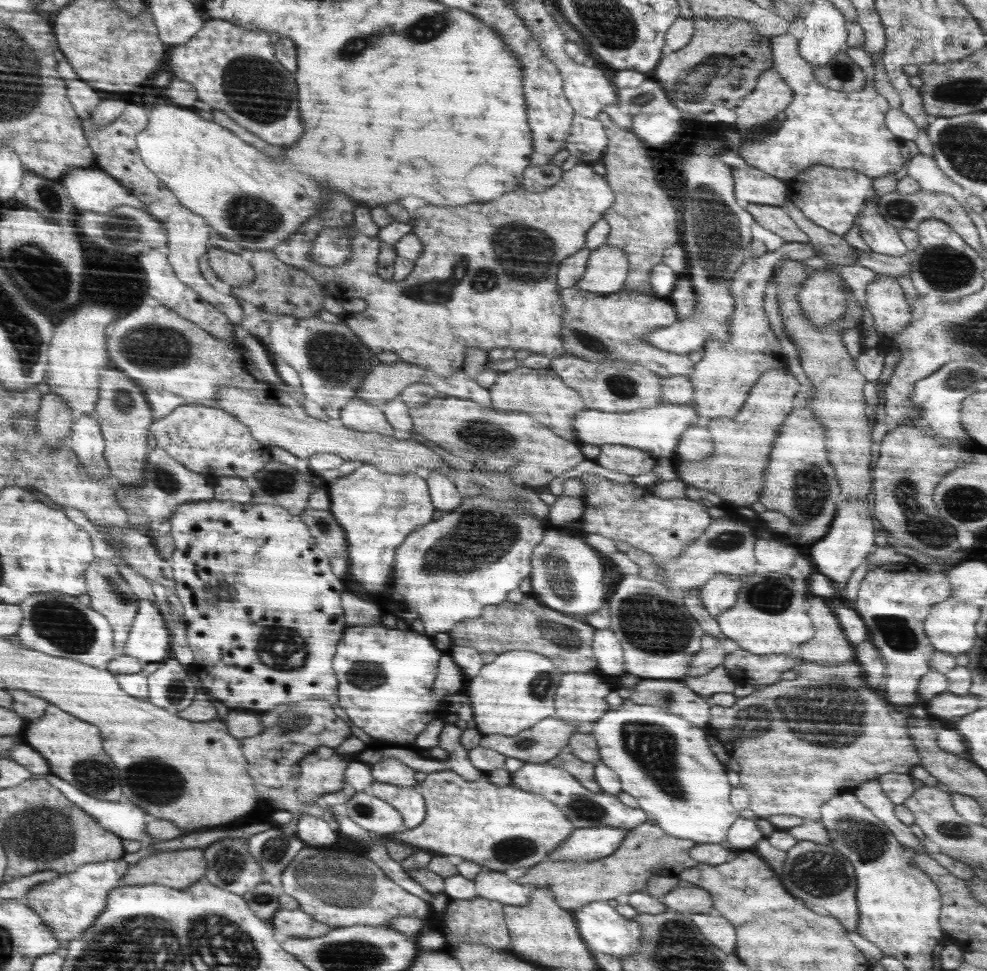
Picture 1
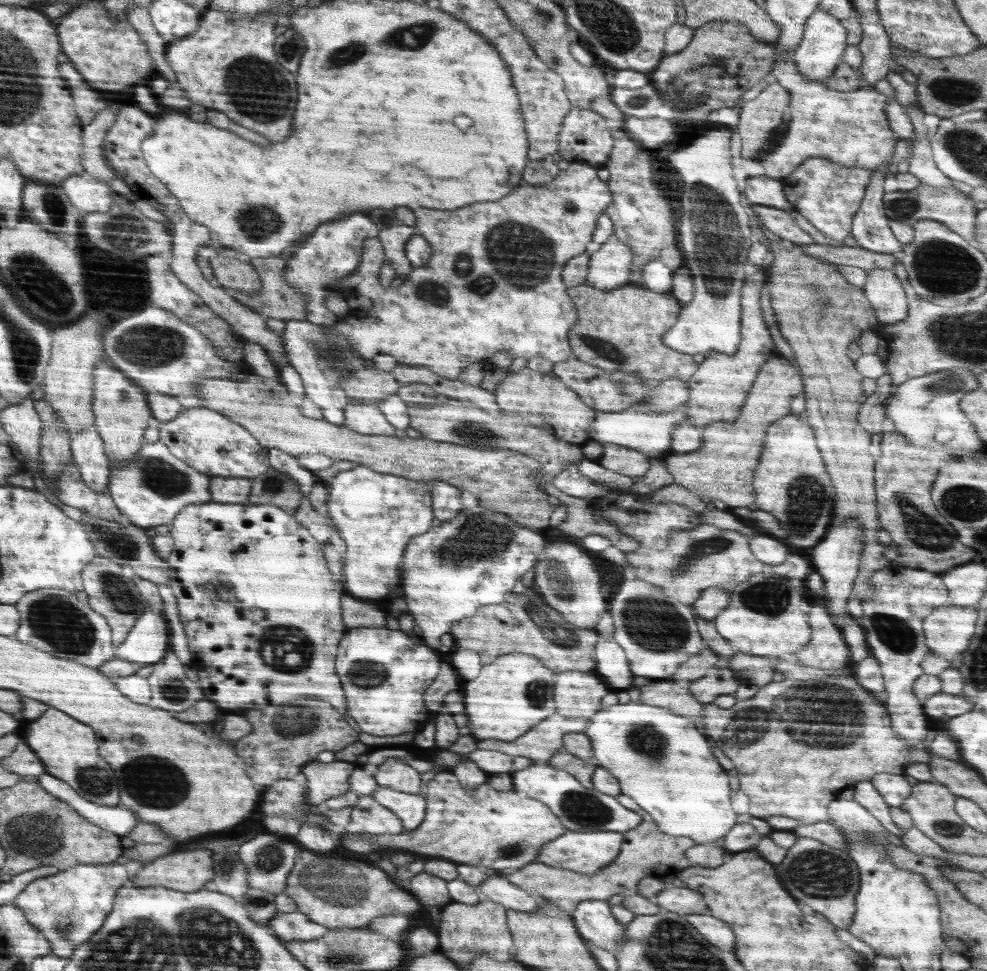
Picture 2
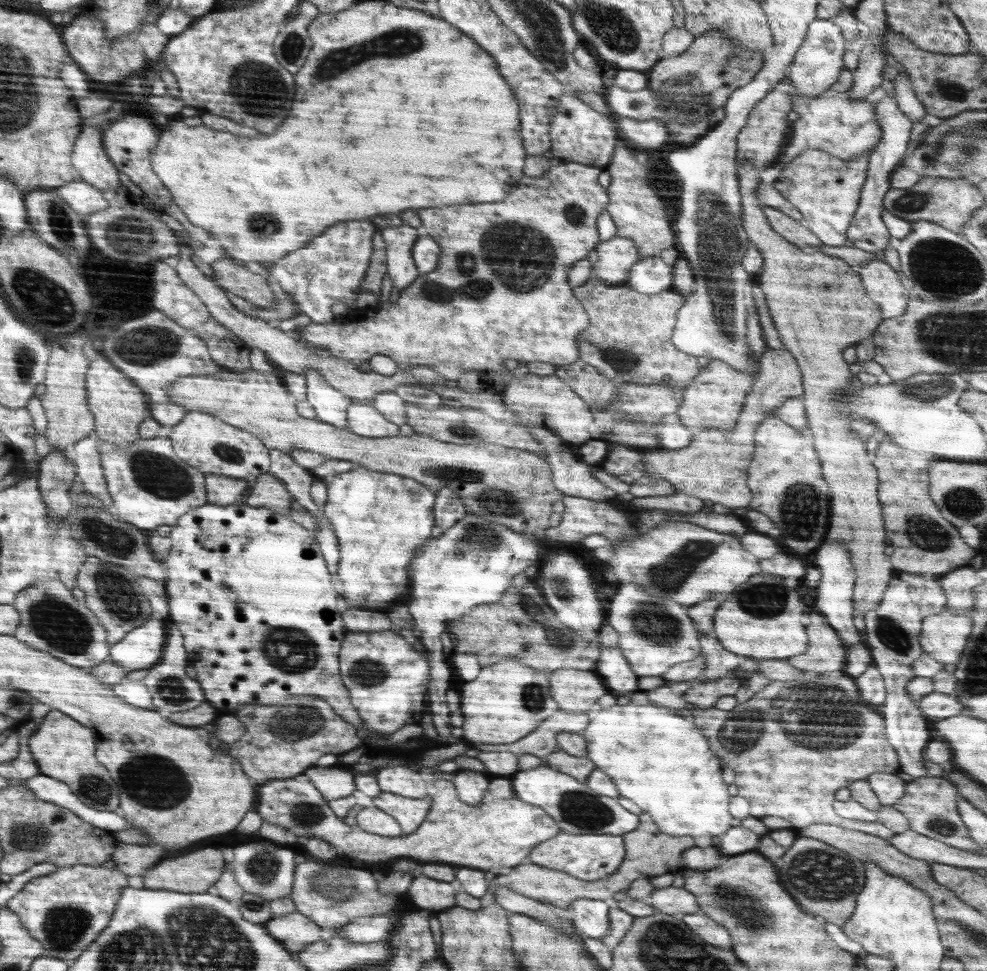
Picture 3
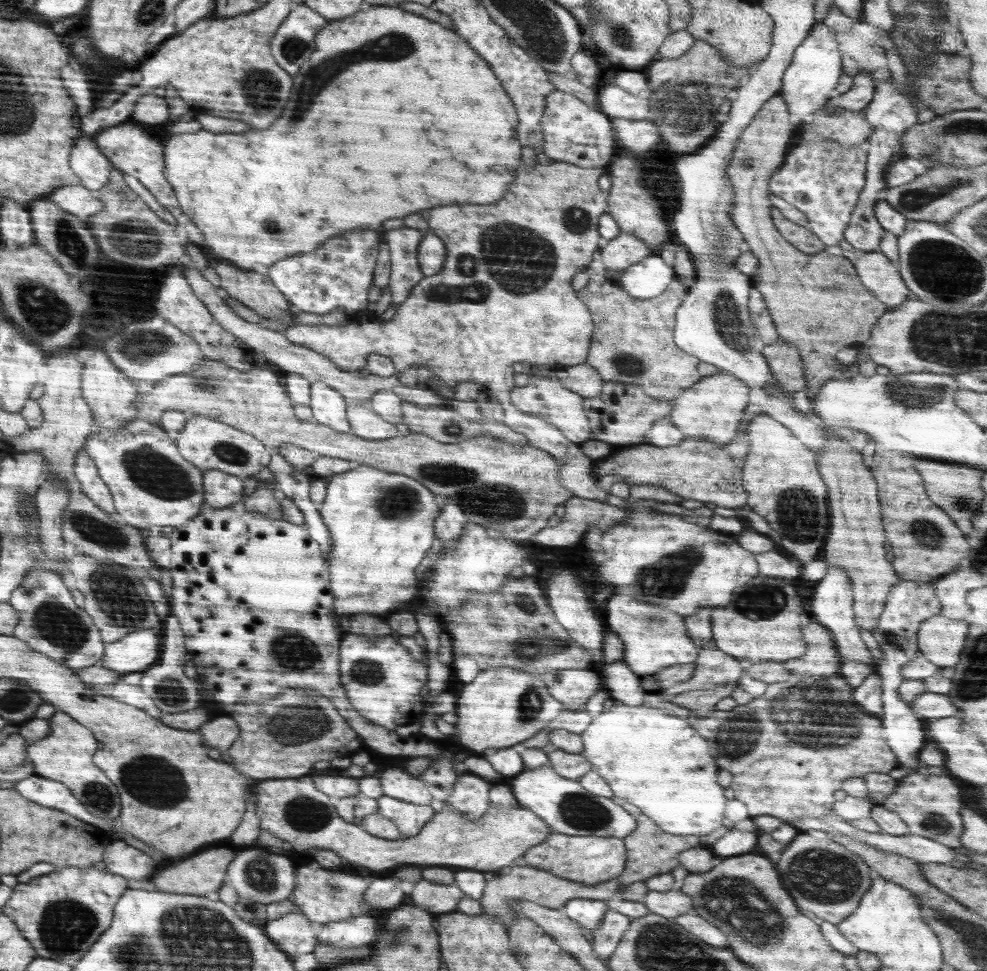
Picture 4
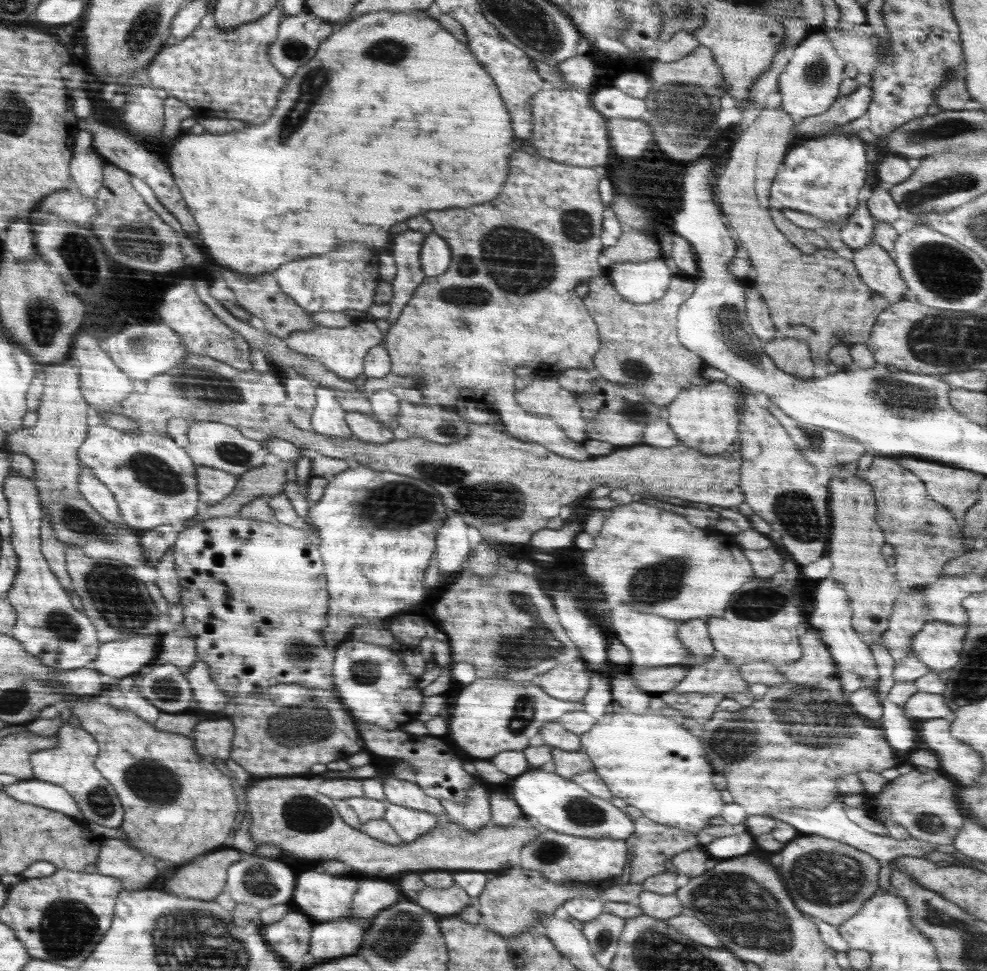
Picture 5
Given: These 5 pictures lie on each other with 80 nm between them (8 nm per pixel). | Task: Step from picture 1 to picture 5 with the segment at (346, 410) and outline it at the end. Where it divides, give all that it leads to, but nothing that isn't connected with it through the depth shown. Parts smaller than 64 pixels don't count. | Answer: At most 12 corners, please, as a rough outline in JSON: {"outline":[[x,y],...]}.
{"outline":[[350,411],[346,421],[353,437],[390,443],[392,429],[366,413]]}

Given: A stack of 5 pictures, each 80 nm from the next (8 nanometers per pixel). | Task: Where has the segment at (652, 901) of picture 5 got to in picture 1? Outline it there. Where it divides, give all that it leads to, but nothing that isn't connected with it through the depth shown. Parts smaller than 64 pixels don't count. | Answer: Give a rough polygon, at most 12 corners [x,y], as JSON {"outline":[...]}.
{"outline":[[678,887],[661,897],[681,913],[710,913],[713,900],[700,887]]}

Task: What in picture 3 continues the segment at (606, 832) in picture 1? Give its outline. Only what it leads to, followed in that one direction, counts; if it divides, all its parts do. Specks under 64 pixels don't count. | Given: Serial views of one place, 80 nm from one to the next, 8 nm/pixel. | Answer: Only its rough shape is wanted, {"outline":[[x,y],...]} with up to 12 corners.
{"outline":[[561,831],[524,862],[592,882],[616,872],[622,836]]}

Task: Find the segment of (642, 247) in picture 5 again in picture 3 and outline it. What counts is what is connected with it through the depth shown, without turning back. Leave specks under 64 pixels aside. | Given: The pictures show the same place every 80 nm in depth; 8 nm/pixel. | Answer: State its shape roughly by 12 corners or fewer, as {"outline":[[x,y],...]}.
{"outline":[[615,237],[595,249],[591,274],[623,284],[640,258],[634,240]]}

